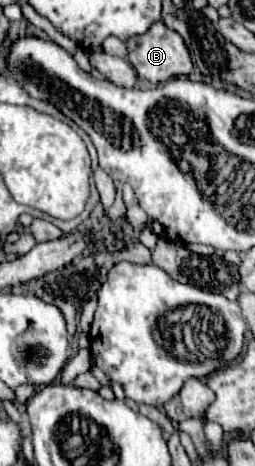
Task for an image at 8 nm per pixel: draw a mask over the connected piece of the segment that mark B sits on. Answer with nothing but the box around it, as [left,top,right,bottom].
[126,21,192,83]

